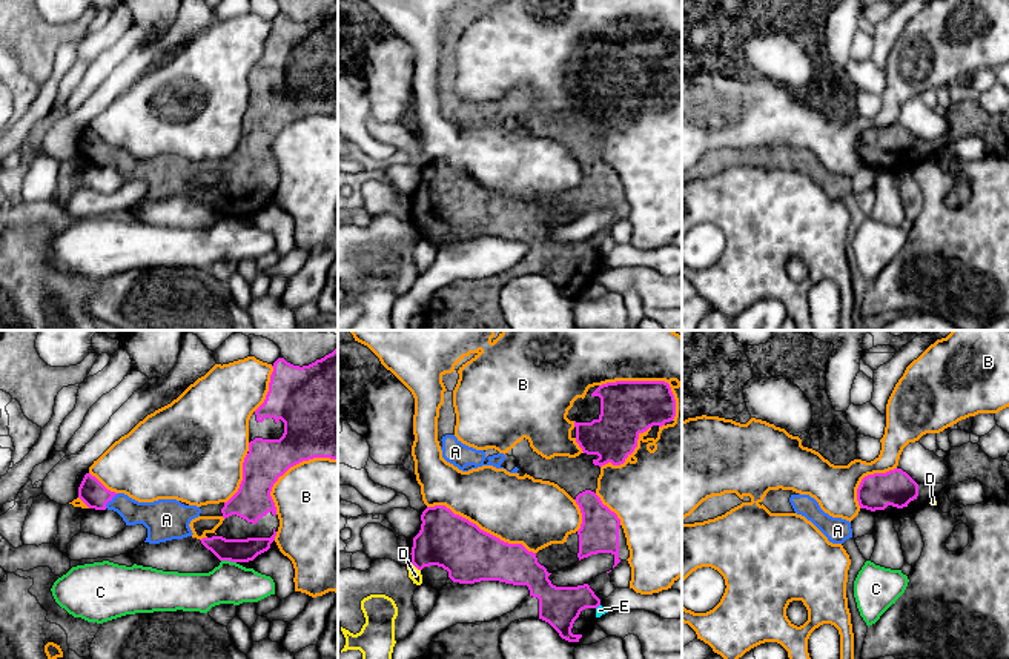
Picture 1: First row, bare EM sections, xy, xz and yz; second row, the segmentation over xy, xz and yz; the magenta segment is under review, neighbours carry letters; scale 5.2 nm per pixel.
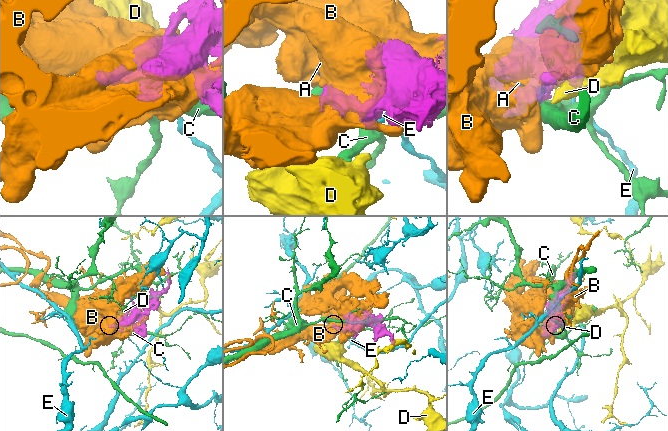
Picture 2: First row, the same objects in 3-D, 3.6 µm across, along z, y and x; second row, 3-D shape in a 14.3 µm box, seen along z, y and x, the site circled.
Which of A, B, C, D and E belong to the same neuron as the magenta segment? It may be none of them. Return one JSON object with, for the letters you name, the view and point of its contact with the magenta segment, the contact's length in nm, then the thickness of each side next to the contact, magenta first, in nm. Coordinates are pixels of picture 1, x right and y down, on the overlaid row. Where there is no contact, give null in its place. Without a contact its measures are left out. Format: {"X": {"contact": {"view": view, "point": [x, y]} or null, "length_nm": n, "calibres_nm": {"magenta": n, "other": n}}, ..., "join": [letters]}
{"A": {"contact": {"view": "xy", "point": [111, 500]}, "length_nm": 110, "calibres_nm": {"magenta": 140, "other": 160}}, "join": ["A"]}

